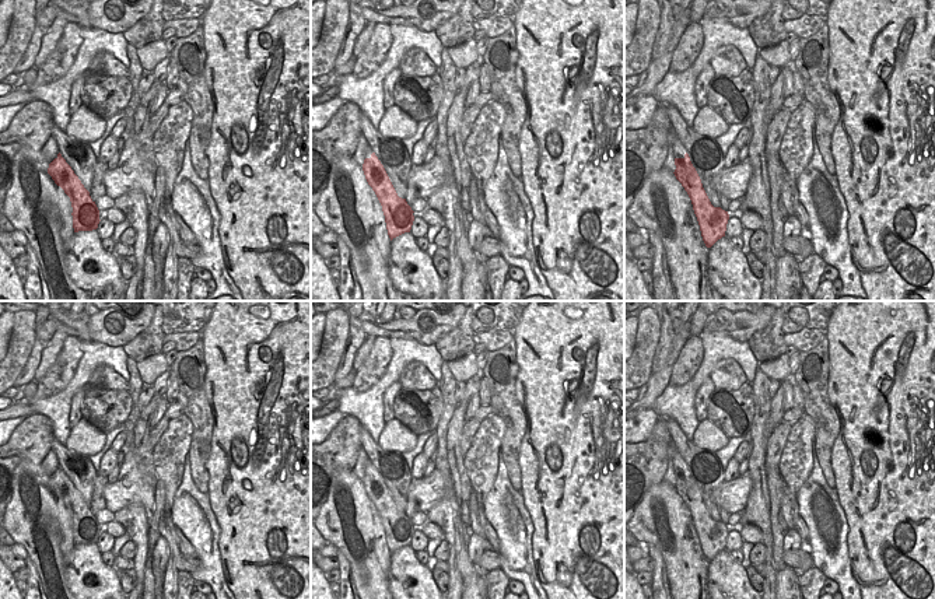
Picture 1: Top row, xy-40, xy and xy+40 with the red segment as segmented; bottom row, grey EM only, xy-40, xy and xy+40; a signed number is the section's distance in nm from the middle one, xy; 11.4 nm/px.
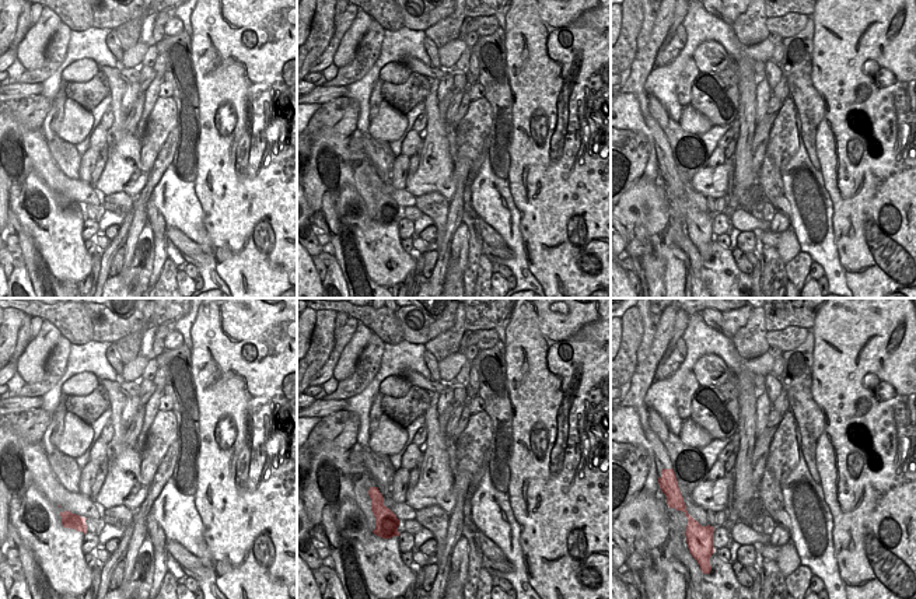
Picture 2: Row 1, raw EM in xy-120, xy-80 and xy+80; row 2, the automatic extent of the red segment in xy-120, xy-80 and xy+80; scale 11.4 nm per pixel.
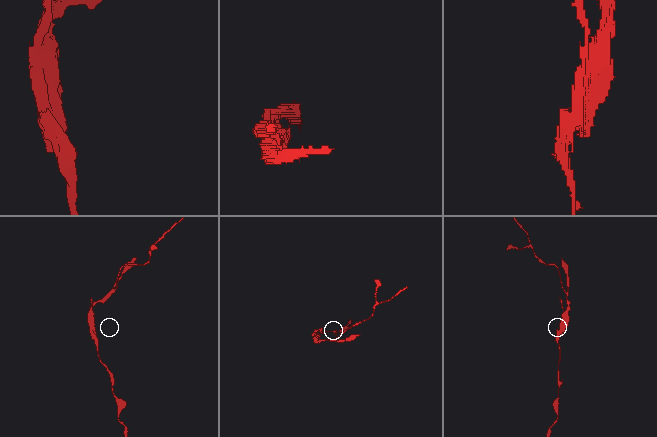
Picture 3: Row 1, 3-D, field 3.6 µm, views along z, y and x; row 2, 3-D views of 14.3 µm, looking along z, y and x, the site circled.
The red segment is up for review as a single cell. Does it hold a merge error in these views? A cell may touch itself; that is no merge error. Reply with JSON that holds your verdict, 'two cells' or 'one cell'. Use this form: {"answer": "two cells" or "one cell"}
{"answer": "two cells"}

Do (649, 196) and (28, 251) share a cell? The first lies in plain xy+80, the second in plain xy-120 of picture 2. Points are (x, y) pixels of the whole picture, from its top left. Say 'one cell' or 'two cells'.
one cell

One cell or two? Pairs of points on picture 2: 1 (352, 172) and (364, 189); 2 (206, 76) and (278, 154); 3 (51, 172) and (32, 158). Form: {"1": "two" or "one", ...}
{"1": "one", "2": "one", "3": "one"}

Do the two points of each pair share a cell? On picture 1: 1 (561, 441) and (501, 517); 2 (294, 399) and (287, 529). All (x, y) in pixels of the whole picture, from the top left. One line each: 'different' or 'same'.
1: different
2: same

